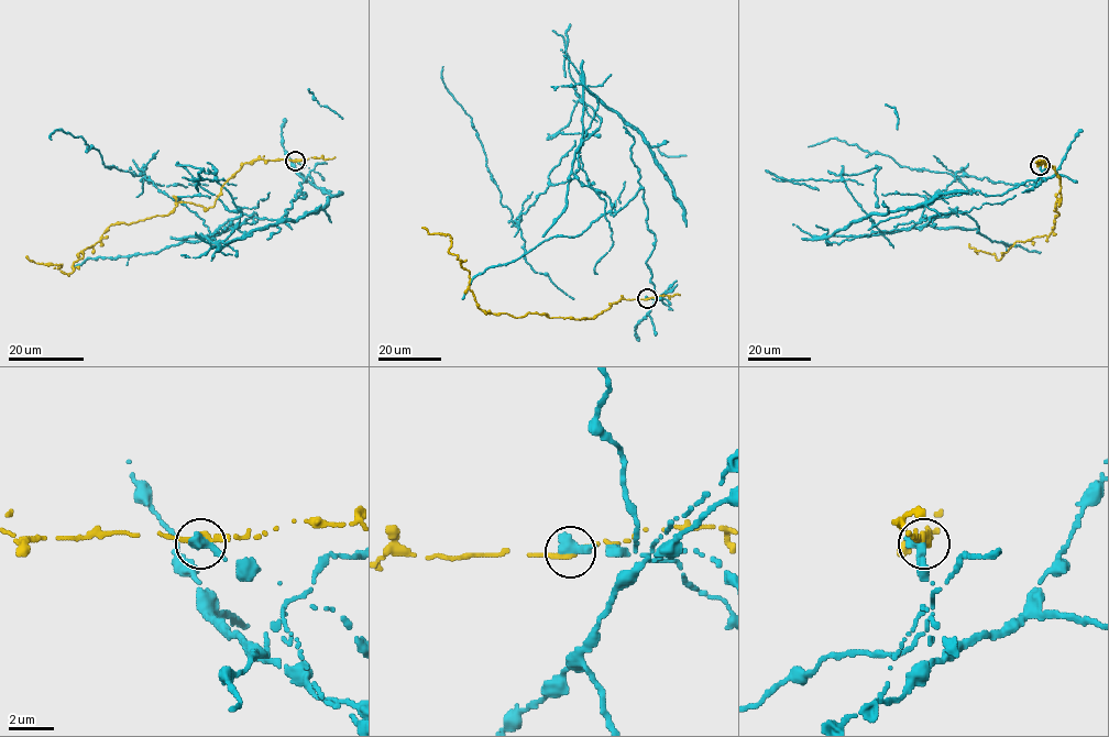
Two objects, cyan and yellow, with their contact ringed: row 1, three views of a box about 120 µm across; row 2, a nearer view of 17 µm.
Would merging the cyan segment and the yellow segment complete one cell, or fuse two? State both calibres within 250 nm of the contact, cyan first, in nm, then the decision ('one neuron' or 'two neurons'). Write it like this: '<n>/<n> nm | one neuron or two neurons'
600/320 nm | two neurons

